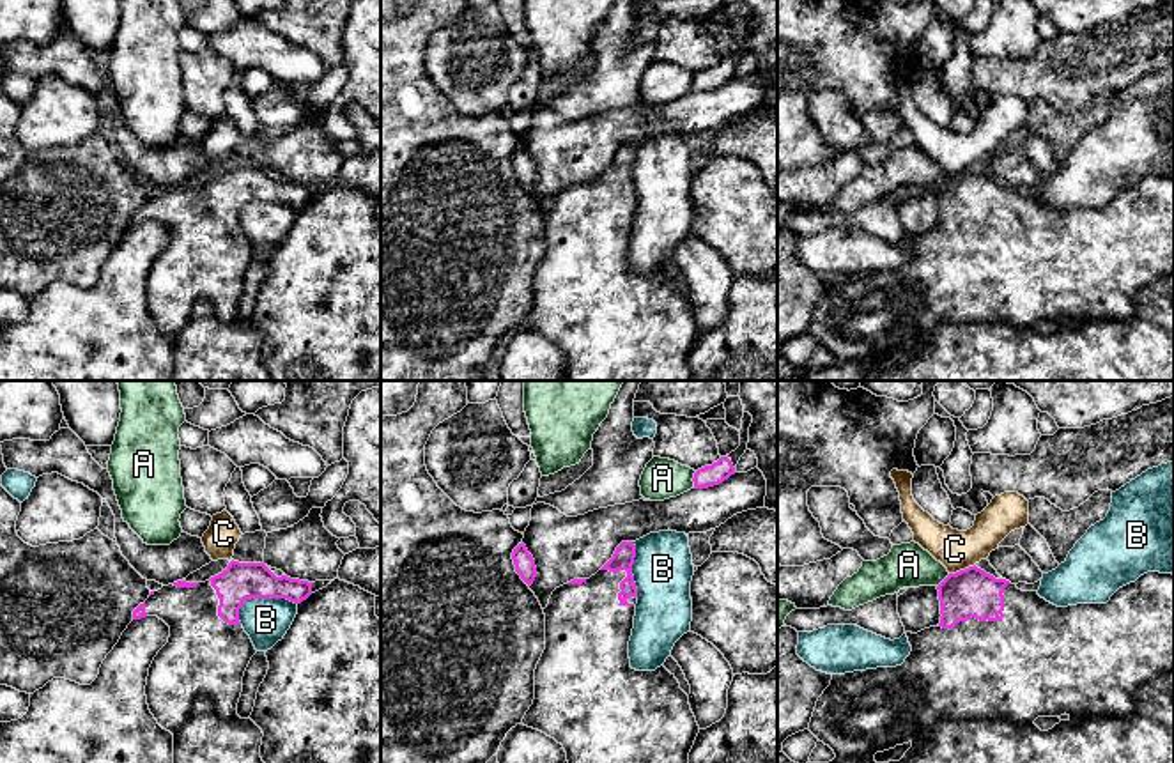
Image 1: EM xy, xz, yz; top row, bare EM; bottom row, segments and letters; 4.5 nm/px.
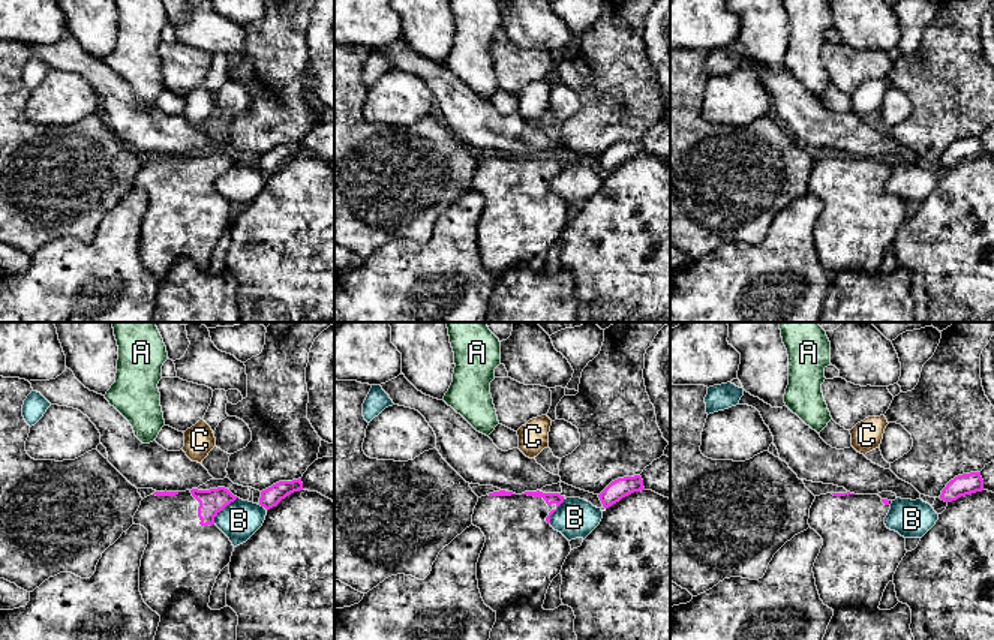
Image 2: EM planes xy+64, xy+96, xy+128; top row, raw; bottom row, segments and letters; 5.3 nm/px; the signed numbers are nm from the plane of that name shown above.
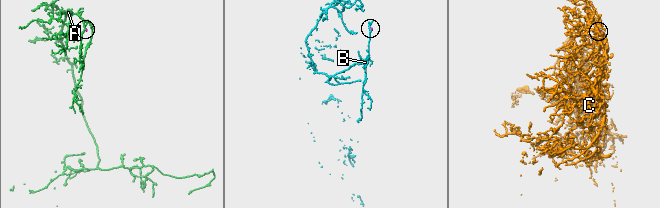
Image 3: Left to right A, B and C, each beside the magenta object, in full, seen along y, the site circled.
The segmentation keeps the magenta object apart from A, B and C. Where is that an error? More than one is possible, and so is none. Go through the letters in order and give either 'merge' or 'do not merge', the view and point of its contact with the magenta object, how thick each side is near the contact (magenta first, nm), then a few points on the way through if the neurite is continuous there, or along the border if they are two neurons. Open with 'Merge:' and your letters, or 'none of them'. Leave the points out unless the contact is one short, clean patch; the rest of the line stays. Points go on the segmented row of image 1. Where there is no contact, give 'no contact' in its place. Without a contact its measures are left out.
Merge: none of them
A: do not merge; meets magenta in xz at (693, 480); 100 nm thick on the magenta side, 190 nm on the other
B: do not merge; meets magenta in xy at (261, 597); 180 nm thick on the magenta side, 200 nm on the other; border along xy (296, 604), (285, 599), (248, 599), (239, 609), (238, 620)
C: do not merge; meets magenta in yz at (962, 570); 220 nm thick on the magenta side, 180 nm on the other; border along yz (974, 563), (950, 574)

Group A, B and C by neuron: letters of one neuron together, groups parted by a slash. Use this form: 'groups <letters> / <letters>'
groups A / B / C

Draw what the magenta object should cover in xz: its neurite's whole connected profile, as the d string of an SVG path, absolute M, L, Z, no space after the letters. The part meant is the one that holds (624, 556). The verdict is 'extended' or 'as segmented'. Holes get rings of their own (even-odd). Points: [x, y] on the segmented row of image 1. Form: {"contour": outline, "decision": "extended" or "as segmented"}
{"contour": "M622 542L595 575L556 588L544 609L545 650L535 669L535 699L522 724L561 744L568 763L689 763L689 752L699 733L689 696L664 664L655 671L630 667L629 641L637 604L634 558L634 542Z", "decision": "extended"}

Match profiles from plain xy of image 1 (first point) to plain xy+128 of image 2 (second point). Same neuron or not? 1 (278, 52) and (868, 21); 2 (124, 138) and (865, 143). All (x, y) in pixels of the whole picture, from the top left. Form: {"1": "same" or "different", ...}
{"1": "same", "2": "same"}

